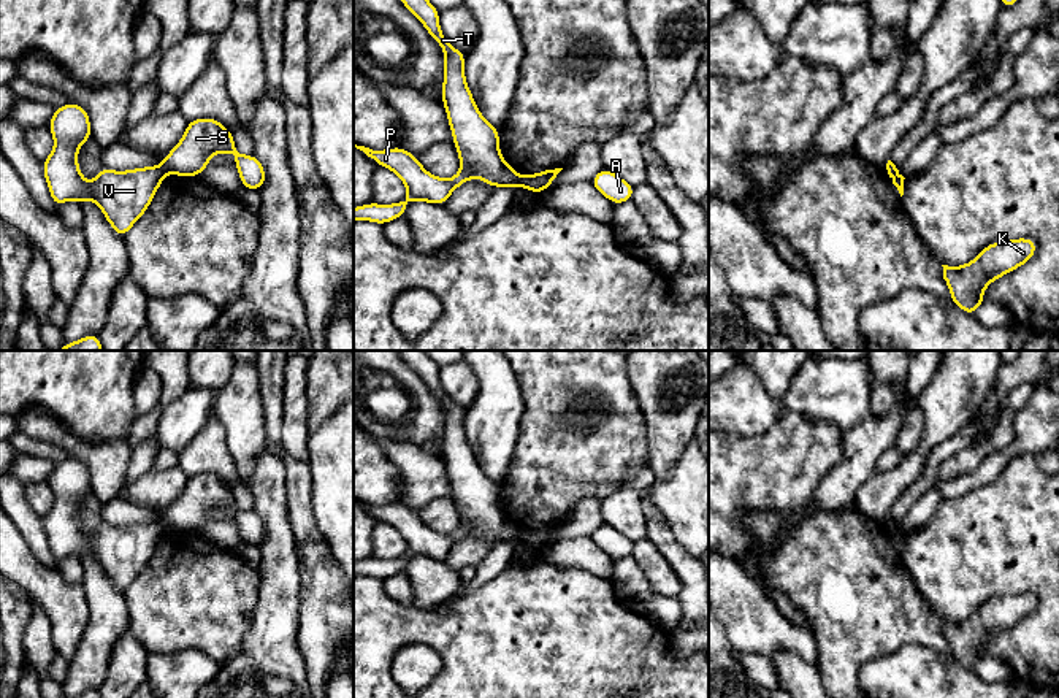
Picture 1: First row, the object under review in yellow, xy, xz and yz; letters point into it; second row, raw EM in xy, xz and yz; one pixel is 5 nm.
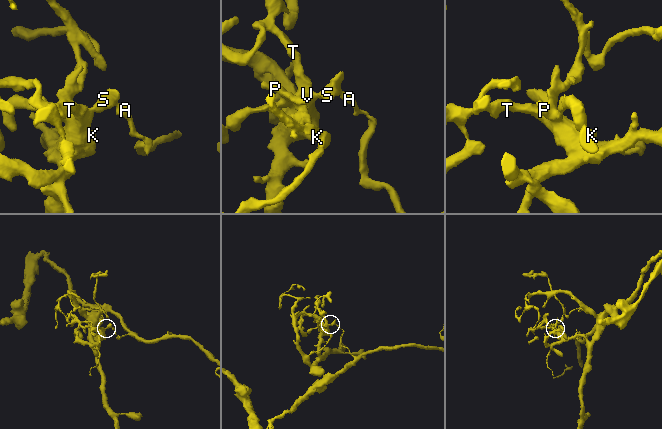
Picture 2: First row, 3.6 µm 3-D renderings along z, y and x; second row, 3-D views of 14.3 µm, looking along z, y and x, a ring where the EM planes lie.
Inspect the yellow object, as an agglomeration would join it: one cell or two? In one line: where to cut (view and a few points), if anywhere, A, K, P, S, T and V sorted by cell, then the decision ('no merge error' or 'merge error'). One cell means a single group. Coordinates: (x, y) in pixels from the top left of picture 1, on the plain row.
cut in xz along (519, 532), (520, 540); A S / K P T V; merge error

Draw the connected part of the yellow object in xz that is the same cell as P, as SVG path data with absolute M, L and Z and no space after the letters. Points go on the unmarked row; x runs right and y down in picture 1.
M425 351L396 352L423 379L433 397L444 406L442 462L447 466L447 476L461 522L450 535L436 533L422 522L417 511L412 511L401 501L373 506L354 500L354 503L363 506L379 522L396 528L407 544L407 552L400 558L379 560L373 557L354 563L354 576L369 576L380 581L403 573L411 555L445 560L450 549L471 533L479 533L496 544L504 541L517 544L520 541L520 530L501 511L499 484L493 482L480 470L466 439L466 409L453 403L441 387L441 366Z

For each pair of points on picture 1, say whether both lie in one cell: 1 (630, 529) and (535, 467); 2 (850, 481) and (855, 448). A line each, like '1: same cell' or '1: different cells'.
1: different cells
2: same cell

